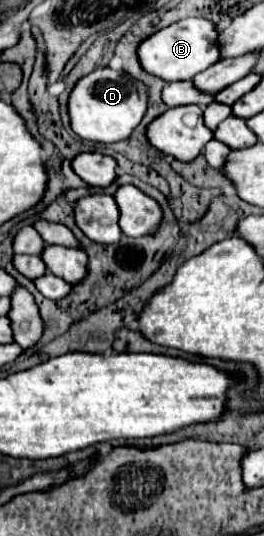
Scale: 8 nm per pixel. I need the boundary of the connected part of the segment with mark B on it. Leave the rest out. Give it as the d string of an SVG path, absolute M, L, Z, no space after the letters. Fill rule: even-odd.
M183 19L177 21L161 31L157 31L155 35L147 37L141 45L139 45L139 61L141 67L165 81L187 81L193 79L197 73L209 69L211 65L215 65L221 59L221 47L217 45L215 37L219 37L217 33L217 25L209 19Z

